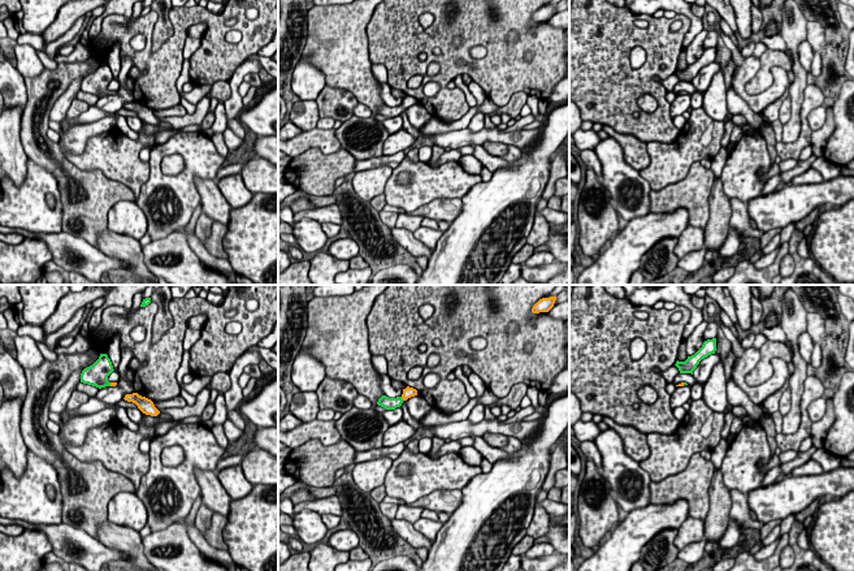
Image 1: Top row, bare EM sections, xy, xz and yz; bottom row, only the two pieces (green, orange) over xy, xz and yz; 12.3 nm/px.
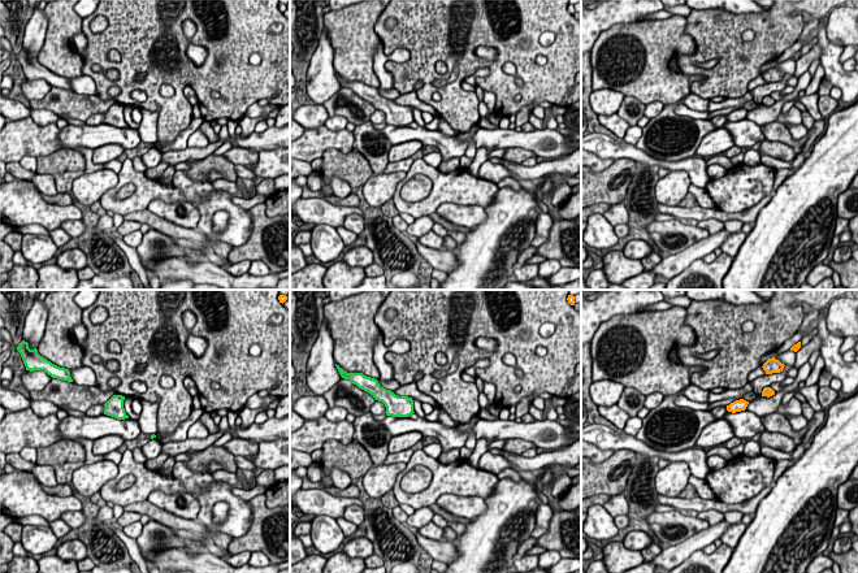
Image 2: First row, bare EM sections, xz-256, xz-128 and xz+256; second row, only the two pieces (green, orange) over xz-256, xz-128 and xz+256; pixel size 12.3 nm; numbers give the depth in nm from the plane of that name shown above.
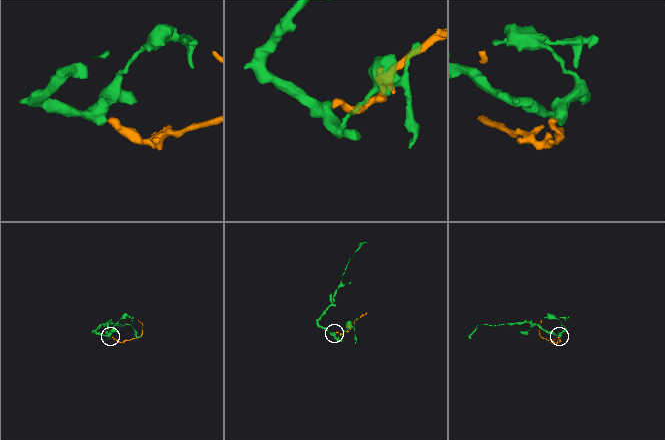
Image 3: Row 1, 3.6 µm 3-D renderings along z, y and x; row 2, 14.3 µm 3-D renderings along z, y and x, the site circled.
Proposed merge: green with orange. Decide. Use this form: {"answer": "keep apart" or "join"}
{"answer": "join"}

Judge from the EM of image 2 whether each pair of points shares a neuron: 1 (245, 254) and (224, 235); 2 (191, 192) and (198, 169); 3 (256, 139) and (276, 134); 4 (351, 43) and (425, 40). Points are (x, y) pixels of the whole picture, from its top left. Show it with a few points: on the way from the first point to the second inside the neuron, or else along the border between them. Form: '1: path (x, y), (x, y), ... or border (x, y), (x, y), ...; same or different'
1: border (251, 220), (250, 237), (233, 247); different
2: border (185, 170), (194, 179), (209, 182); different
3: path (261, 139), (271, 139); same
4: border (381, 13), (375, 25), (375, 33), (380, 42); different

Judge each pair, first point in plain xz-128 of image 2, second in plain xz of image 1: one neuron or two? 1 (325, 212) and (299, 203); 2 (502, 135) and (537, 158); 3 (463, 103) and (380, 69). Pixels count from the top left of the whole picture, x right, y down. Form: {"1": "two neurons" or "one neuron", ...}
{"1": "one neuron", "2": "two neurons", "3": "two neurons"}

